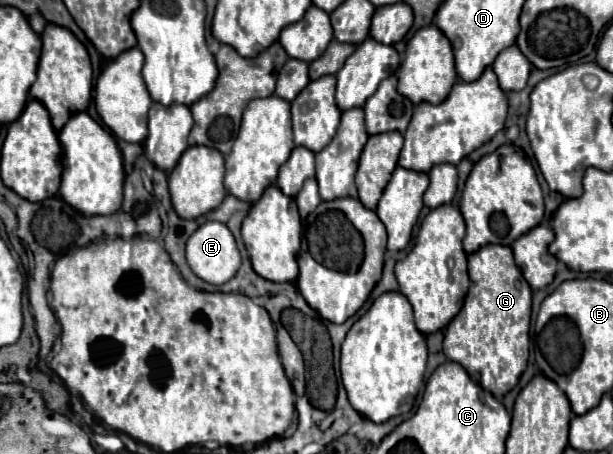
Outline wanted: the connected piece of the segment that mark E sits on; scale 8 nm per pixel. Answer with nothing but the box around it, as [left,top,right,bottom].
[187,221,241,285]

